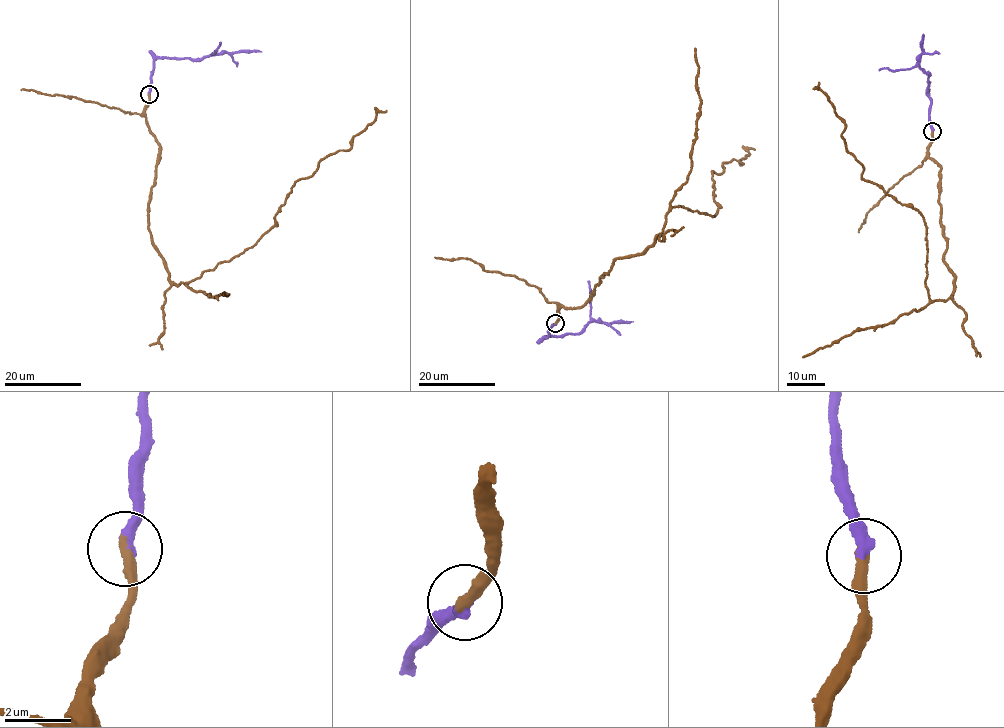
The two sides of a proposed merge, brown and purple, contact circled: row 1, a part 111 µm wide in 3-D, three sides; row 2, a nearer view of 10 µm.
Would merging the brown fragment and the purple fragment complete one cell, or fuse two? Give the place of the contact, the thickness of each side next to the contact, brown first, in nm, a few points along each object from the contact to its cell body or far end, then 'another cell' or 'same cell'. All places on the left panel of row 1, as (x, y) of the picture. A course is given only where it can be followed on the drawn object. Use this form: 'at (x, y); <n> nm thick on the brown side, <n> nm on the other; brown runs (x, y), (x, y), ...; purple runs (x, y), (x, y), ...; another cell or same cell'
at (149, 94); 360 nm thick on the brown side, 340 nm on the other; brown runs (149, 94), (144, 116), (159, 160), (148, 231), (176, 285), (251, 247), (276, 223), (295, 182), (386, 110); purple runs (149, 94), (151, 71), (156, 59), (191, 59), (225, 52), (261, 51); same cell

